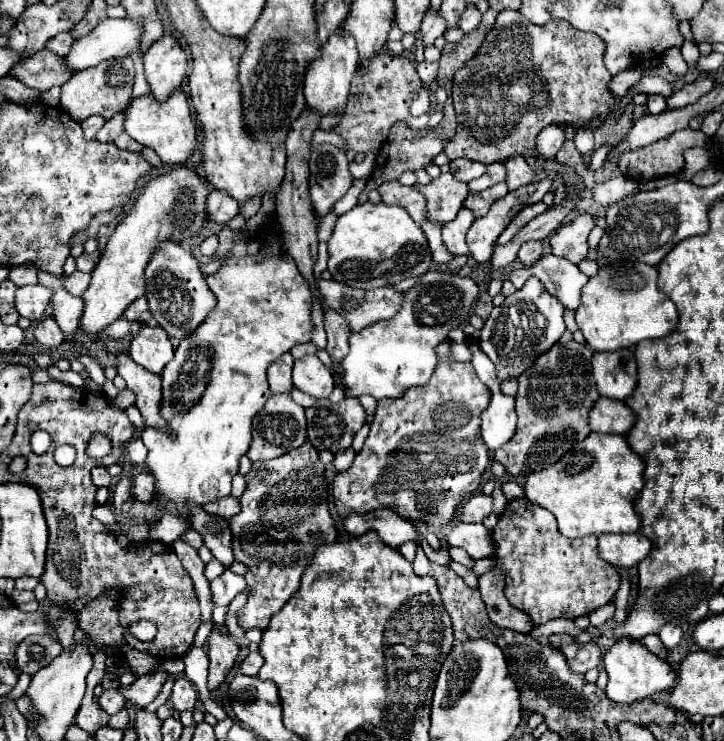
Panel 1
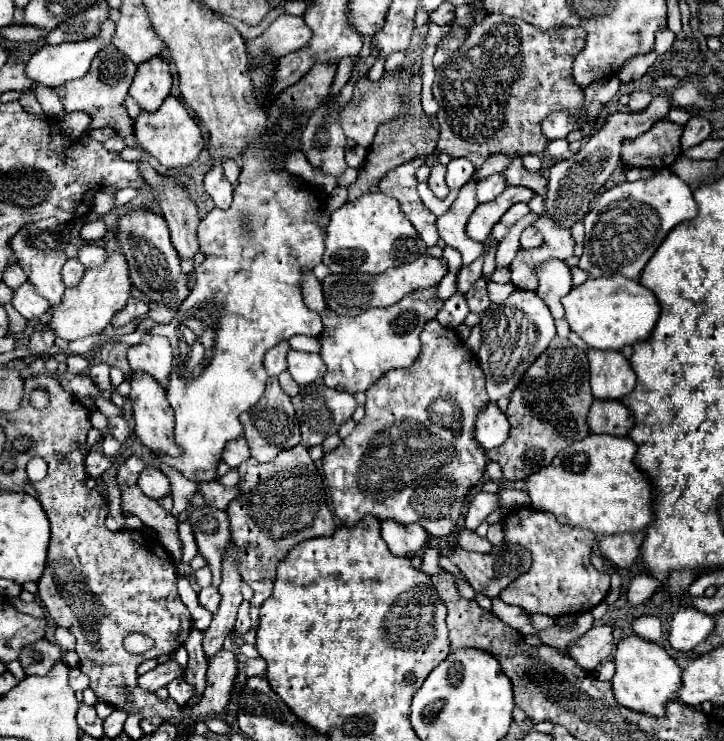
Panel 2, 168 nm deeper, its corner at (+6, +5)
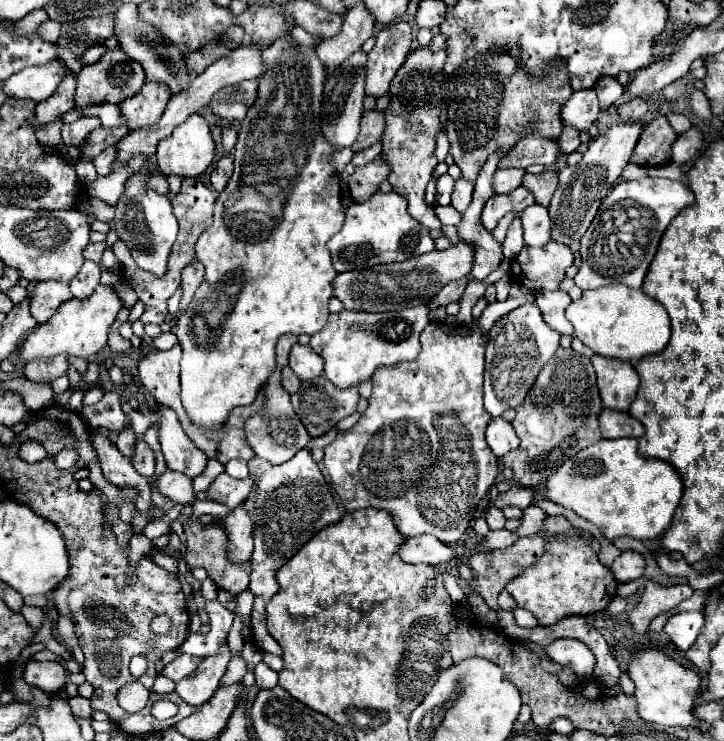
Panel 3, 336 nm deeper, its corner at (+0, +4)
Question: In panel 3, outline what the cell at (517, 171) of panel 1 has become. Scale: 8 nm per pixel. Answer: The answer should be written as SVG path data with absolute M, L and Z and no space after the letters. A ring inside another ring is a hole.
M544 171L538 175L526 173L522 179L522 185L534 193L534 199L538 205L548 207L554 191L558 187L558 173L556 171Z

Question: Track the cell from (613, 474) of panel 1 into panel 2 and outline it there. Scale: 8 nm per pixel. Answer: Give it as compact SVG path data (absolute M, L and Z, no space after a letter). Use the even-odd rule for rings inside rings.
M588 434L584 440L570 444L560 452L552 464L534 472L526 478L526 492L530 496L532 508L550 512L554 516L564 516L568 526L588 528L598 536L620 534L620 532L638 532L652 522L652 486L648 478L634 464L636 444L626 436L612 434Z

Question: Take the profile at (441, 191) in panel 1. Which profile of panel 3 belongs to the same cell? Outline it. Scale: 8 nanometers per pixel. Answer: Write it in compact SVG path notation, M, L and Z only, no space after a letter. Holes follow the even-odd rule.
M446 173L436 181L436 203L438 205L450 205L450 195L454 189L454 179Z

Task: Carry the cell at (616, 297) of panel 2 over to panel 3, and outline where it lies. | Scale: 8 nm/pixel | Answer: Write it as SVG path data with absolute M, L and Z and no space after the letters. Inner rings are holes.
M622 283L584 291L578 301L568 305L566 319L574 325L574 337L578 337L596 355L610 359L642 359L646 355L660 353L670 339L670 319L666 309L644 295L642 289L628 289Z

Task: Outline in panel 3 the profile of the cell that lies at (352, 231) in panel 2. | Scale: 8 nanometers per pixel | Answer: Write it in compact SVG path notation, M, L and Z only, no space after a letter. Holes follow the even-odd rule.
M376 191L368 201L352 203L348 207L344 227L328 241L328 249L332 253L334 269L342 273L342 271L366 269L380 263L394 263L418 257L422 253L432 251L434 241L428 229L410 217L410 213L406 211L404 197L400 197L394 191L390 193Z

